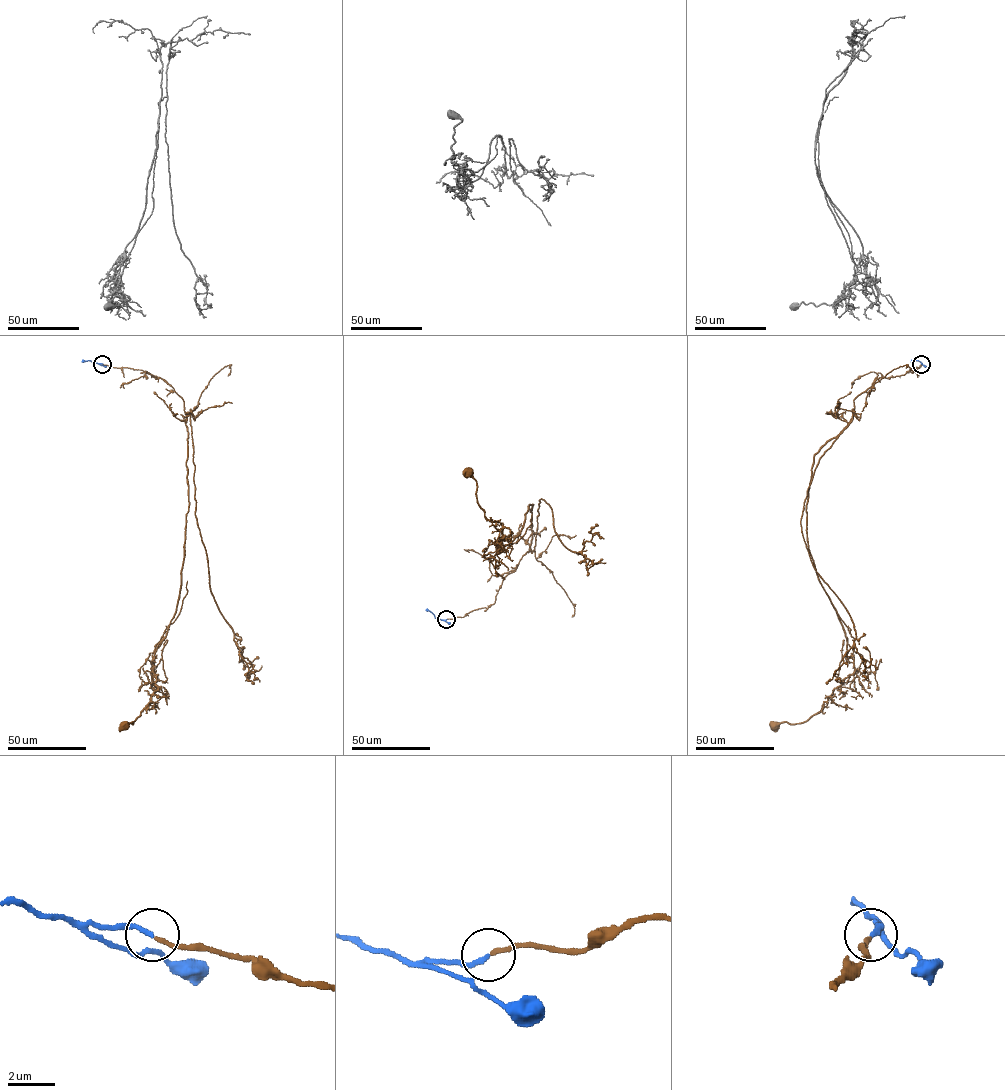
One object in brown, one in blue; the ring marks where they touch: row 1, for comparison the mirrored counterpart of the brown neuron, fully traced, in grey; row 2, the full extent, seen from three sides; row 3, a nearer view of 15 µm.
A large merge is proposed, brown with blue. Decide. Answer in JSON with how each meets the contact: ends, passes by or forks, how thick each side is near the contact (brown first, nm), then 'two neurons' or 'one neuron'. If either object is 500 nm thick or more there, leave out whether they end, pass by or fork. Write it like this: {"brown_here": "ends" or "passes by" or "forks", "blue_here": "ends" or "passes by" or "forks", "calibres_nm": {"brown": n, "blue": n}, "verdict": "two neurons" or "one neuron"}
{"brown_here": "ends", "blue_here": "ends", "calibres_nm": {"brown": 180, "blue": 190}, "verdict": "one neuron"}

